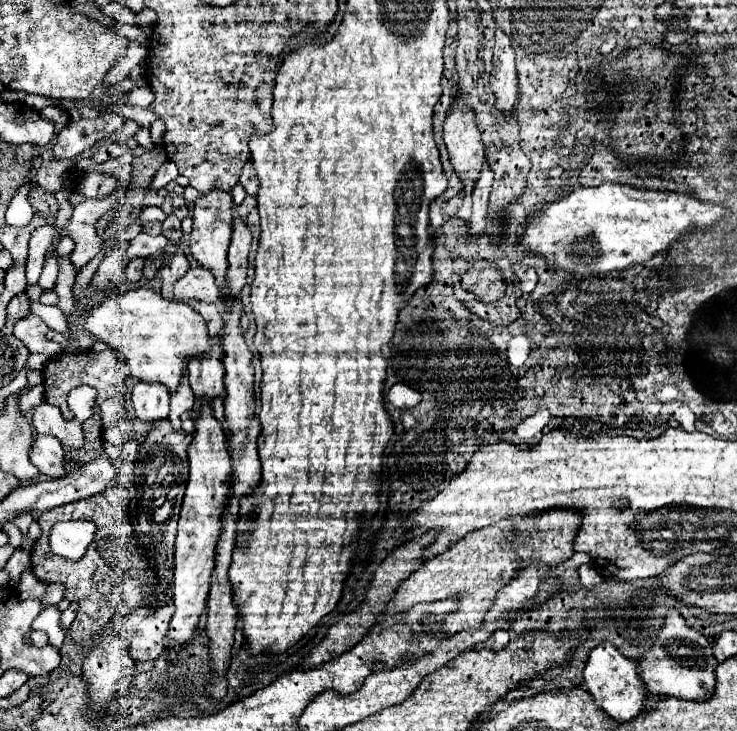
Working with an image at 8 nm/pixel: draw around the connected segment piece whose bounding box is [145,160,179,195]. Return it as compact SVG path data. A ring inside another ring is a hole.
M167 160L164 162L156 173L153 182L151 185L145 190L147 195L152 194L154 192L158 192L163 185L168 184L169 182L175 180L179 175L178 169L171 160Z

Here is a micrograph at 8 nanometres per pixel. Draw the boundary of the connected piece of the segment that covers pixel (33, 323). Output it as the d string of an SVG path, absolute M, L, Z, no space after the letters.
M27 315L25 319L17 321L13 335L21 339L31 353L43 353L47 359L61 351L61 345L49 341L47 337L41 337L41 319L35 315Z

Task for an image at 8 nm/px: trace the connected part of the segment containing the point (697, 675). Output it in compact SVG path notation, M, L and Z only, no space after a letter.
M669 607L657 633L657 641L637 659L639 677L651 695L671 695L693 701L703 701L713 693L715 667L717 659L711 651L711 639L689 627L677 607Z

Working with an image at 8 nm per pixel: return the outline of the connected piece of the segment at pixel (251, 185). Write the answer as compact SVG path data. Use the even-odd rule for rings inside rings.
M251 161L245 163L245 167L243 167L243 171L241 171L241 177L239 177L239 183L245 187L245 191L247 191L249 195L255 195L255 193L257 193L257 175L255 175L255 171L253 171Z

